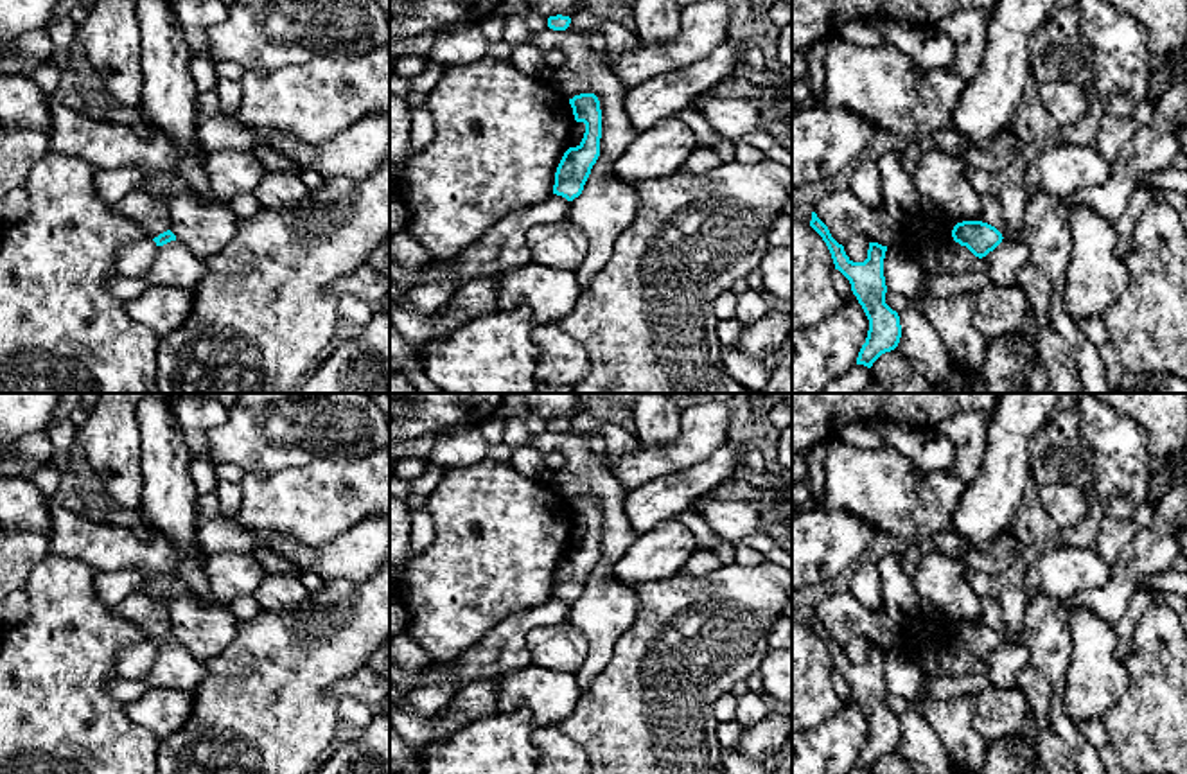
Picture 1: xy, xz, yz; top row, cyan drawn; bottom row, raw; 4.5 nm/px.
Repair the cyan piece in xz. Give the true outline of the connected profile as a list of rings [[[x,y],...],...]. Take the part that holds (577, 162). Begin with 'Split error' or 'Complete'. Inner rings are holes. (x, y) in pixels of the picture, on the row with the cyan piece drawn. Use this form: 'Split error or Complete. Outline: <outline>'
Complete. Outline: [[[580,93],[569,99],[576,122],[585,124],[585,133],[576,147],[569,147],[555,172],[553,194],[573,201],[584,190],[593,165],[600,156],[602,110],[594,93]]]

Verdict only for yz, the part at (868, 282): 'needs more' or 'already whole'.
already whole

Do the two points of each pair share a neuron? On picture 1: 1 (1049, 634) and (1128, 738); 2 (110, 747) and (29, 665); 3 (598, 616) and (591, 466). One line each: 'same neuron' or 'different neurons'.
1: different neurons
2: same neuron
3: same neuron

